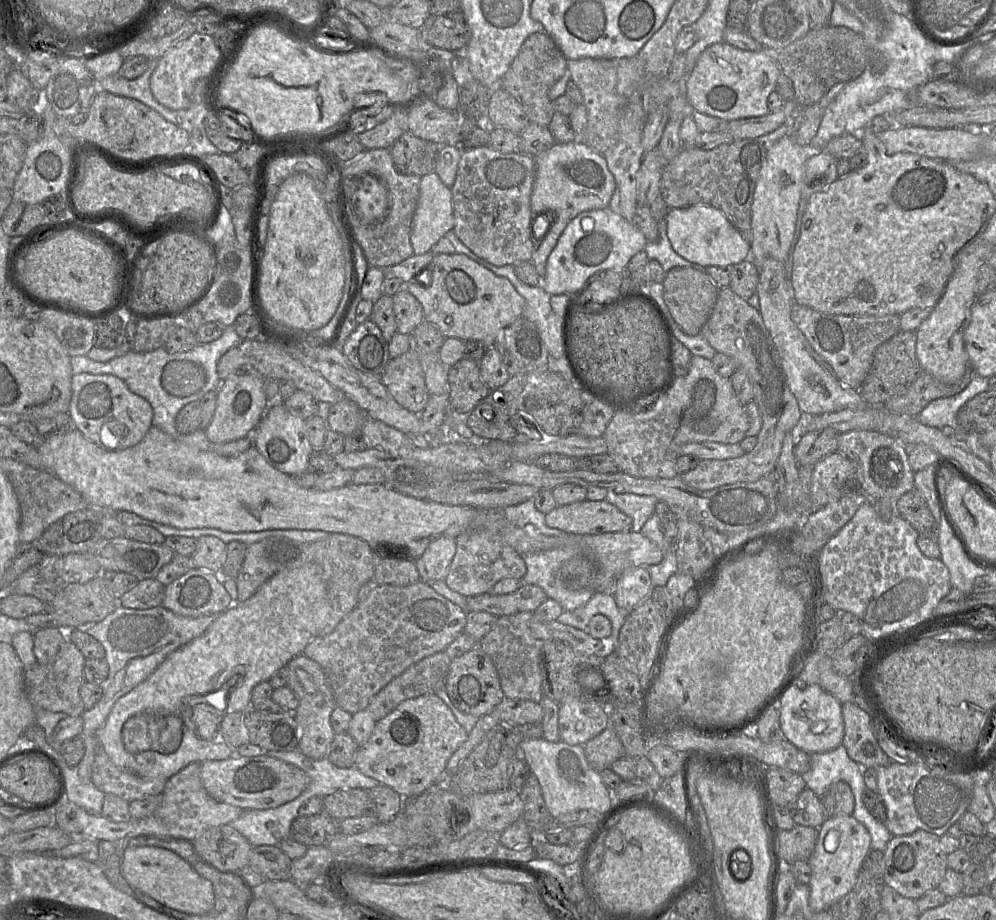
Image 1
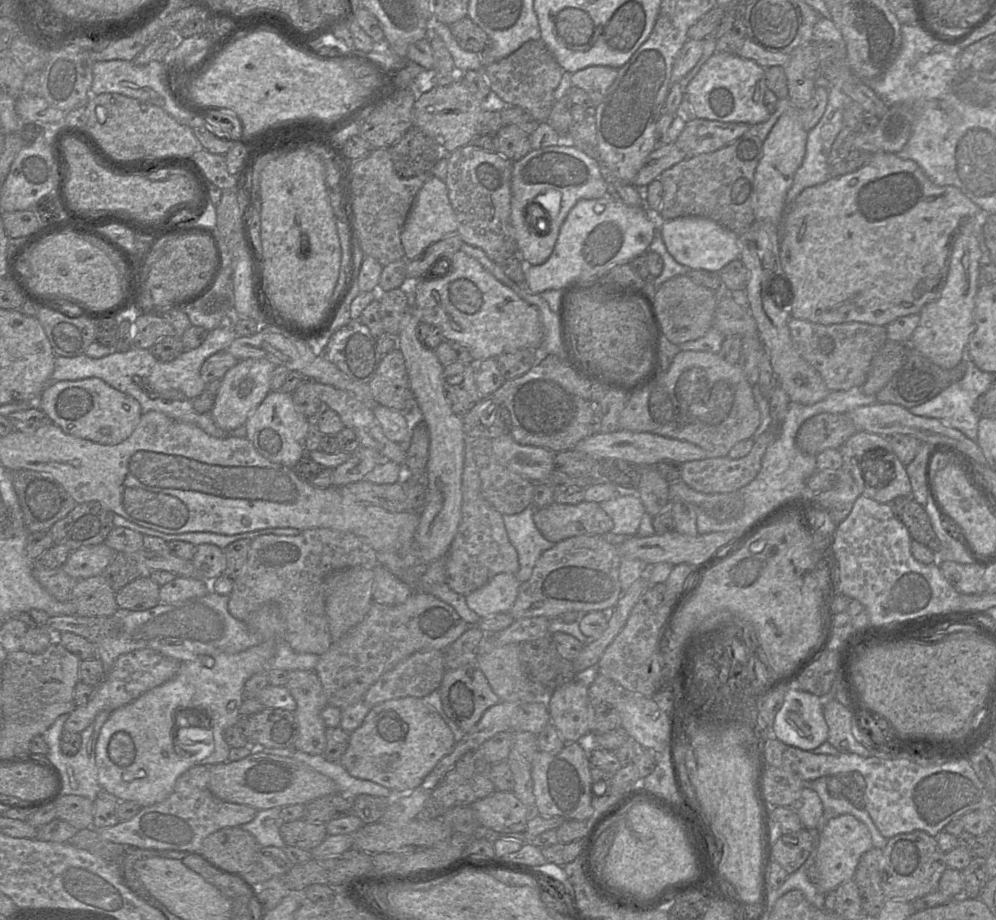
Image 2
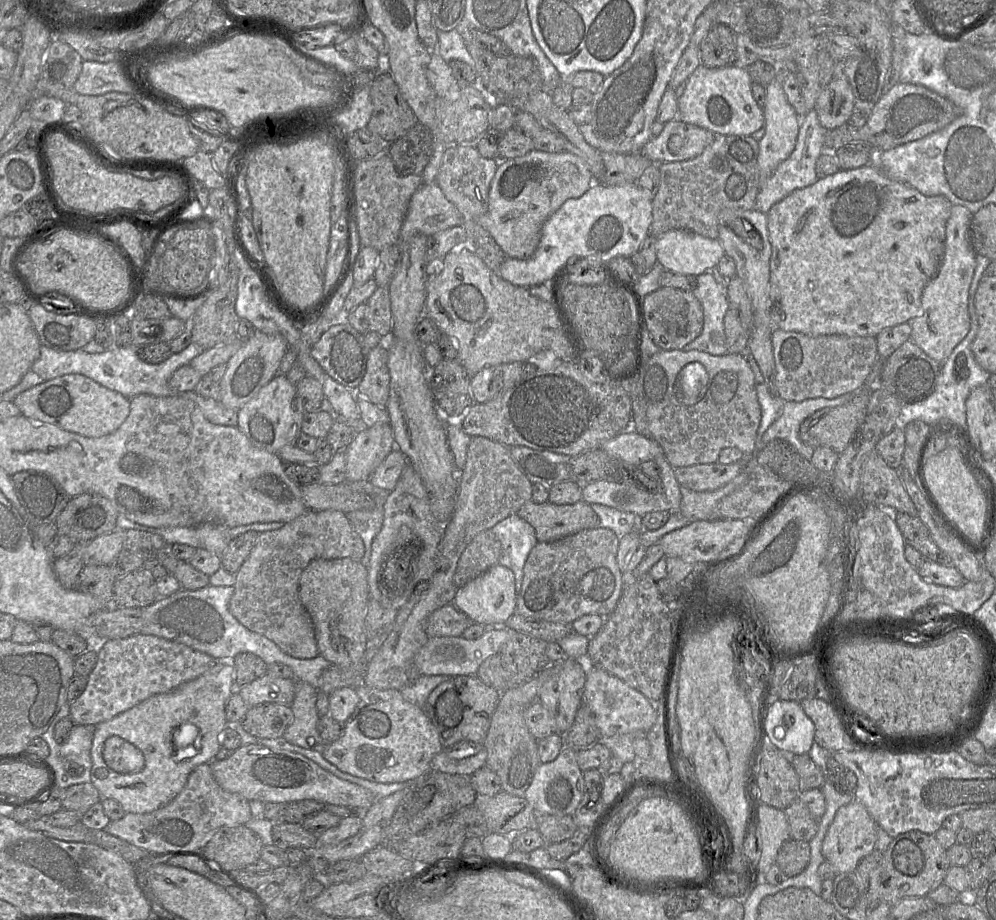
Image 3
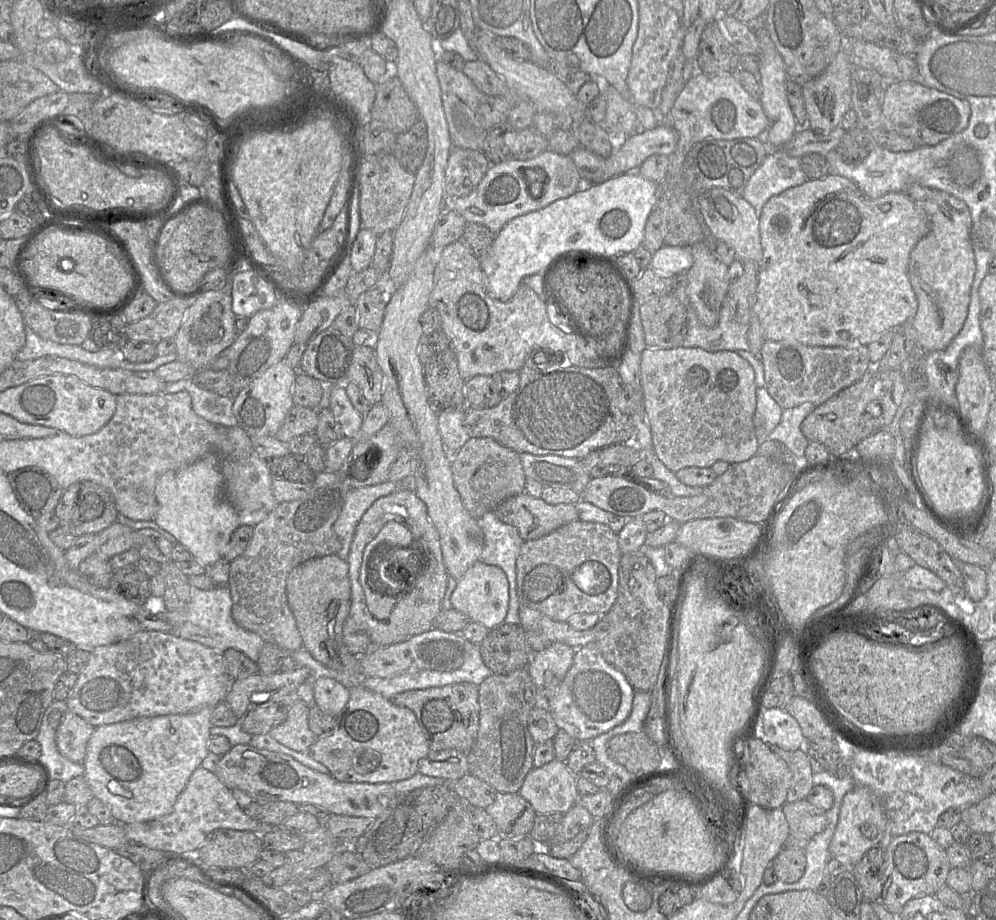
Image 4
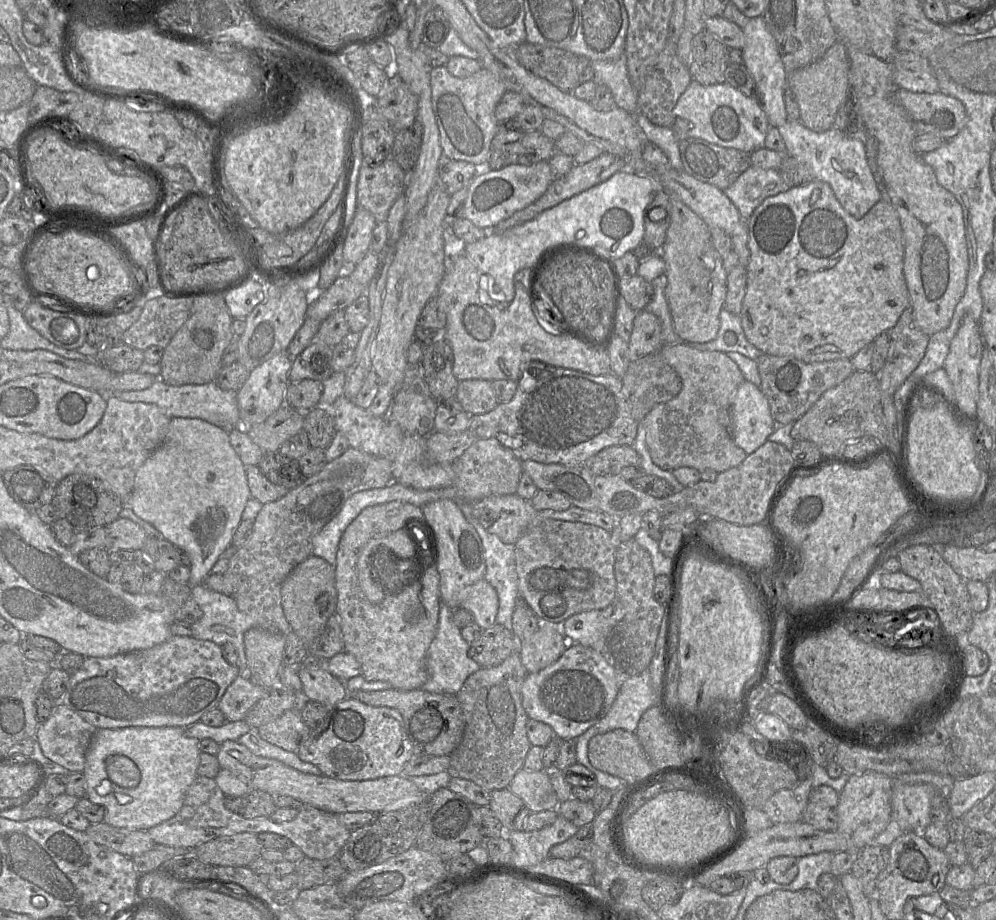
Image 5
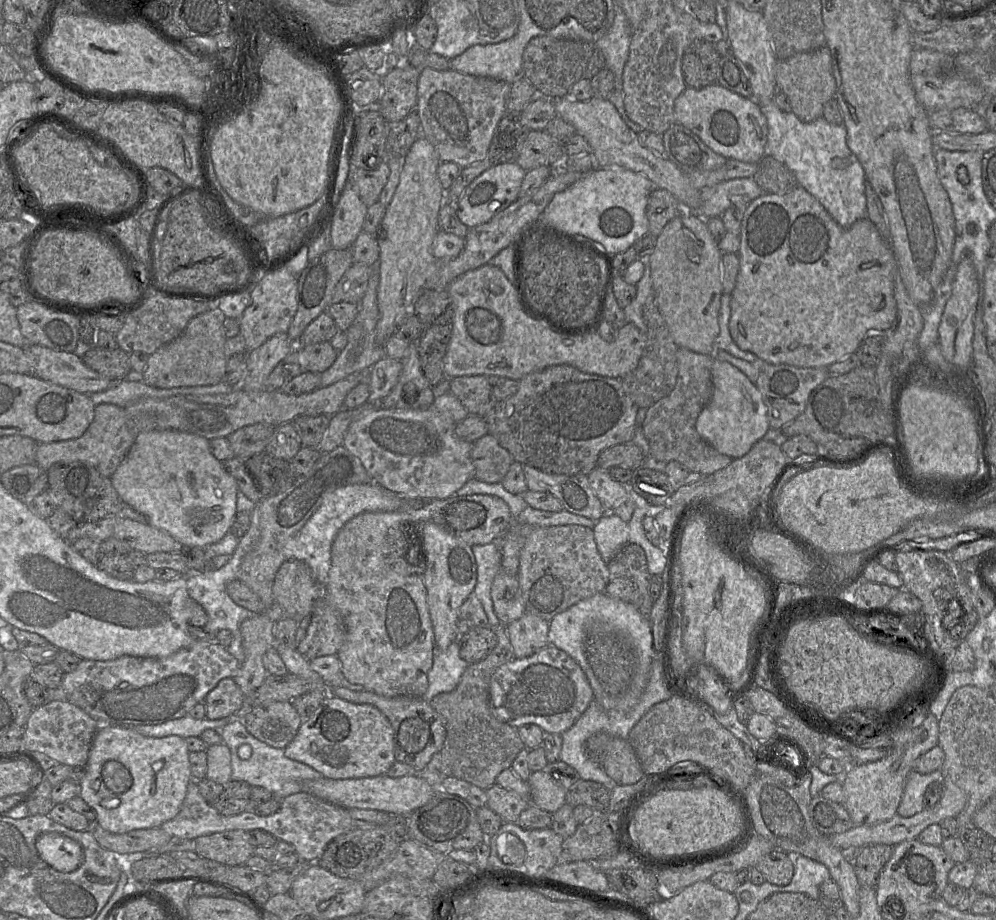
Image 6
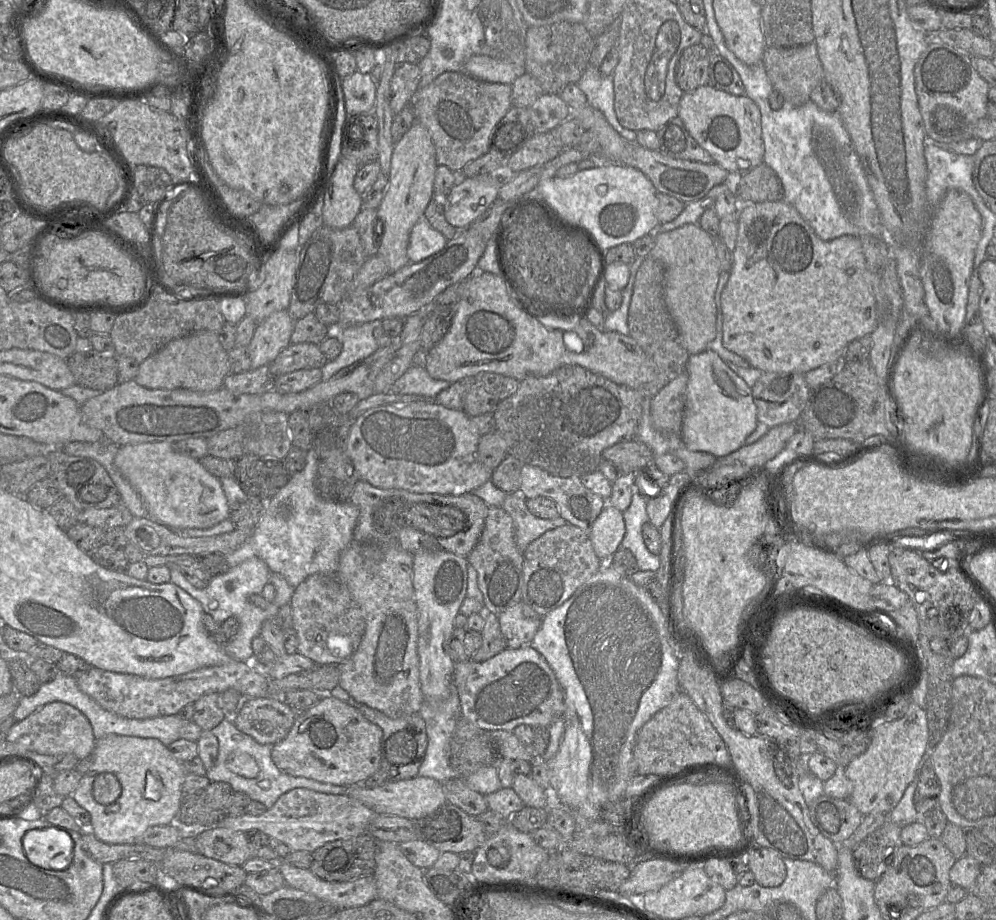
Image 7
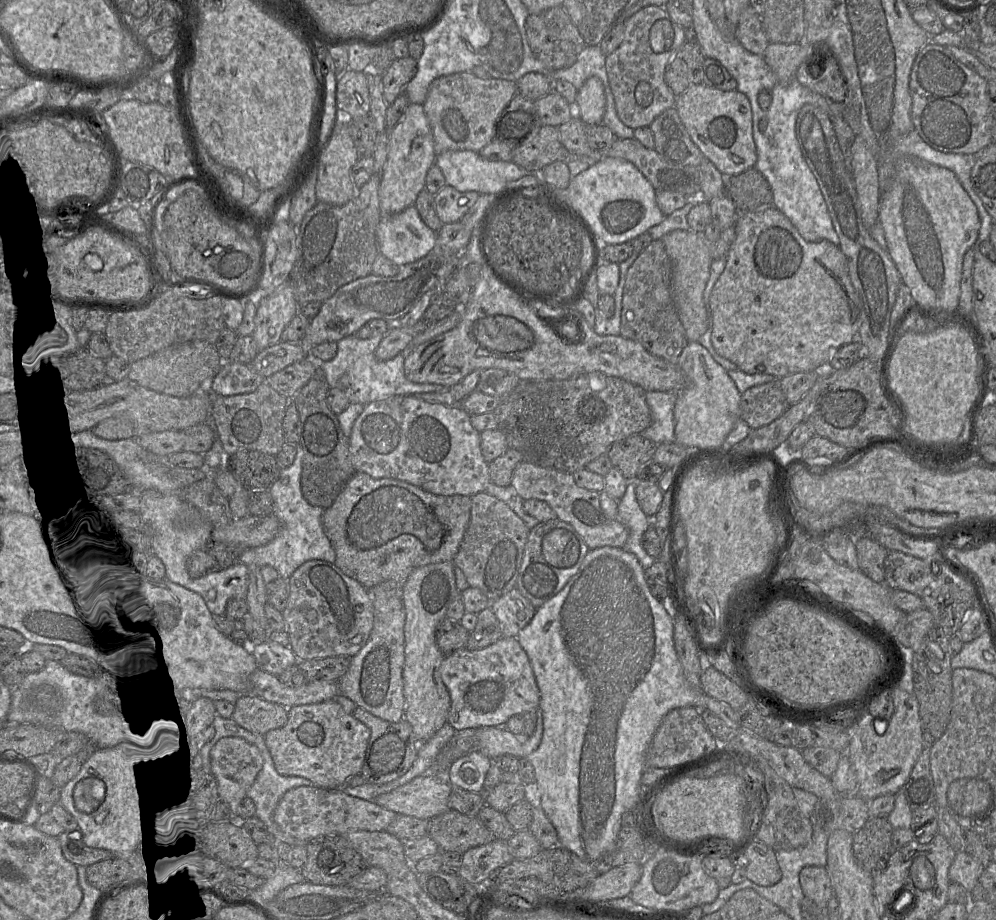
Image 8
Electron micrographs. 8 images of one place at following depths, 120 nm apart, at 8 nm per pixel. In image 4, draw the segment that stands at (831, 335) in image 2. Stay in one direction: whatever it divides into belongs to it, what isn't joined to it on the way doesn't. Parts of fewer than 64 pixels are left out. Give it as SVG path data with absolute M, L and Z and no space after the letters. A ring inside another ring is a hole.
M766 340L761 349L760 360L764 368L765 388L783 410L794 408L805 402L818 406L859 381L874 367L869 359L867 346L852 349L842 347L809 347L799 342L787 341Z

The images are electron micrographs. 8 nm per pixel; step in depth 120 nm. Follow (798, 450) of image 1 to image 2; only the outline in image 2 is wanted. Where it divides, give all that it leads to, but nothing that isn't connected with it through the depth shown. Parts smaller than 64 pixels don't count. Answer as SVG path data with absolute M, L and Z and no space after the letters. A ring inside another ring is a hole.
M820 413L801 425L796 445L802 452L817 456L826 449L840 449L856 432L848 413Z

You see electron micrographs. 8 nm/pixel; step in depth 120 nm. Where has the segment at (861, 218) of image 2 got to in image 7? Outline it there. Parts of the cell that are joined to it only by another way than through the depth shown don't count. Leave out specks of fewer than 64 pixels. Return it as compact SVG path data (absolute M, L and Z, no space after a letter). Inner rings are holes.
M784 200L741 204L737 214L738 234L735 249L732 251L732 268L729 279L721 294L723 314L723 346L746 359L750 366L763 372L801 373L805 374L827 363L841 363L847 345L863 336L870 336L877 325L876 304L870 286L864 278L865 256L859 238L845 235L823 241L812 227L801 217L799 212Z

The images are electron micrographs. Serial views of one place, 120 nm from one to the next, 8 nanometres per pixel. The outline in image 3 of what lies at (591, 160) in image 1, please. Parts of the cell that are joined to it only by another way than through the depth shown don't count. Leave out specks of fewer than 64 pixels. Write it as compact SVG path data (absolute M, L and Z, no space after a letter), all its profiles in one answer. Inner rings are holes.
M533 149L521 157L499 160L490 184L488 210L479 217L479 224L490 233L507 257L528 259L534 254L540 241L542 223L535 223L534 220L538 213L542 213L546 221L566 200L581 197L594 183L595 177L587 163L569 151L549 153Z

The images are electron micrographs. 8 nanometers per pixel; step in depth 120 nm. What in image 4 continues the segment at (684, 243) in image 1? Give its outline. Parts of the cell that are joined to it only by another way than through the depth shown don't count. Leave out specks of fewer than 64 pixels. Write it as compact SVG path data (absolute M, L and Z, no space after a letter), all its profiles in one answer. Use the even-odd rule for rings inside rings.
M664 245L653 253L649 268L664 275L684 275L693 265L690 246Z

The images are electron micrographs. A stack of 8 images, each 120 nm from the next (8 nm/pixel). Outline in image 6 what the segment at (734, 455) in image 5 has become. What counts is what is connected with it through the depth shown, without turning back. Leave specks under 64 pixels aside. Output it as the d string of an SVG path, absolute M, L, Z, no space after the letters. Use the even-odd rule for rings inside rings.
M678 348L676 358L678 376L675 388L647 409L642 424L643 432L649 443L650 453L656 460L665 463L677 461L691 472L711 475L727 467L733 460L704 441L695 429L699 414L713 394L711 370L714 357Z

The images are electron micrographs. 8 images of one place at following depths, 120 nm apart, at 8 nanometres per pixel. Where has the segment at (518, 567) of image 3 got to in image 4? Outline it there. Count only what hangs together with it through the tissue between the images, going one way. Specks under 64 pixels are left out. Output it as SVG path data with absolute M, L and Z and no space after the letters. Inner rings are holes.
M494 511L487 512L476 519L478 526L484 535L484 547L479 561L488 565L498 566L505 573L509 585L509 603L504 623L520 625L519 607L520 602L516 589L516 560L523 544L517 529L511 525L502 522Z

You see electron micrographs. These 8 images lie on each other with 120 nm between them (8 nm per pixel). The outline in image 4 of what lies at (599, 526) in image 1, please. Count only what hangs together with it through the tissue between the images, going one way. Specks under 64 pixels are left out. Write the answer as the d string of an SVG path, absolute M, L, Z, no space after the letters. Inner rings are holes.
M525 492L506 499L494 512L502 522L515 527L524 542L578 520L575 504L548 504Z

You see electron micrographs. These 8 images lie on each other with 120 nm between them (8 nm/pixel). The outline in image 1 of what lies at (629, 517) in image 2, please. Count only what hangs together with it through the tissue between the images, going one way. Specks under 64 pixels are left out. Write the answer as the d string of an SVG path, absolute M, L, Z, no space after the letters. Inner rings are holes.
M608 490L606 500L632 518L632 532L641 531L647 520L655 513L655 506L659 501L654 496L616 493L613 490Z

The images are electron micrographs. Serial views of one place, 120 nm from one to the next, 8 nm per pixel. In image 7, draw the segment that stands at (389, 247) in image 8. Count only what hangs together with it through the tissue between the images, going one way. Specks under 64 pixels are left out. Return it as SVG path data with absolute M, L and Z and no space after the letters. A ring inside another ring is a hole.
M421 218L410 232L407 256L411 263L420 262L441 251L447 241L441 232L434 229L425 218Z

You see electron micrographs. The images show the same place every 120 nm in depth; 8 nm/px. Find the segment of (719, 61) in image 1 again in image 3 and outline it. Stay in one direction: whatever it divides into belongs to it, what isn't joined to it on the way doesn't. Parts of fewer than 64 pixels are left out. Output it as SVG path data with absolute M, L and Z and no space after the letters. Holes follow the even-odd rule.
M700 65L687 79L686 88L678 98L676 119L707 129L717 136L752 136L765 124L763 109L752 94L752 83L747 69L740 65L722 68Z

